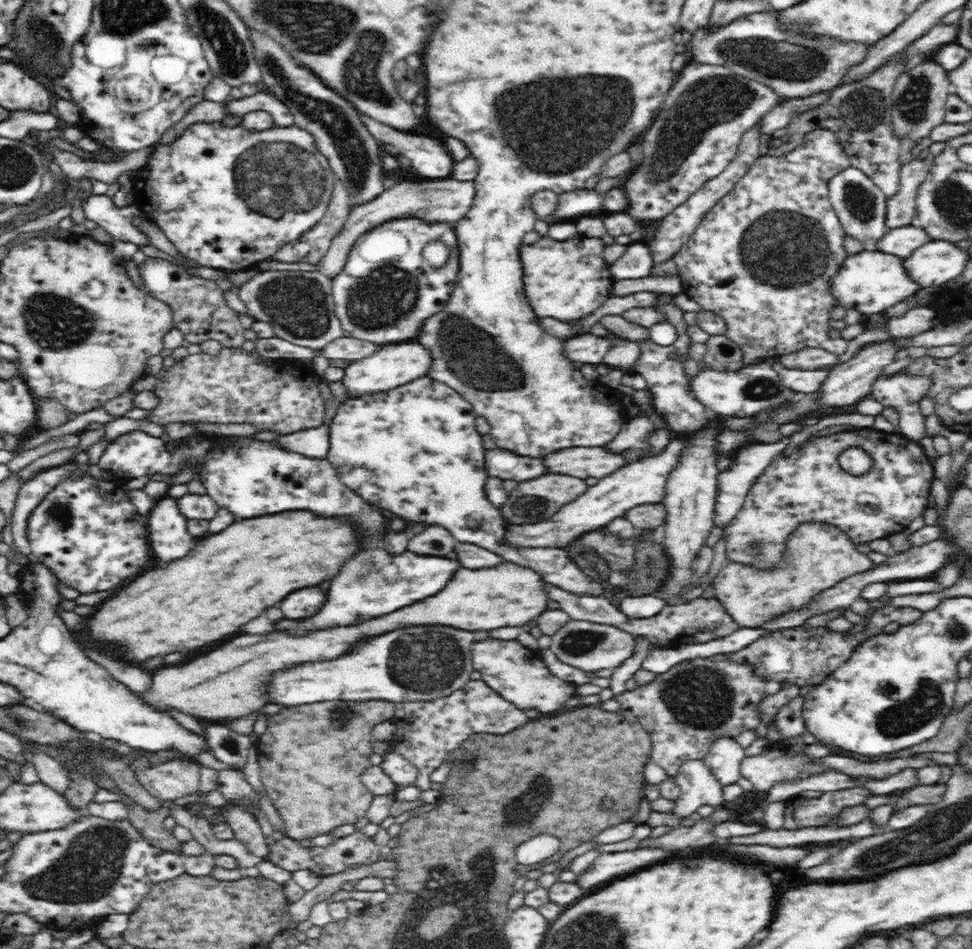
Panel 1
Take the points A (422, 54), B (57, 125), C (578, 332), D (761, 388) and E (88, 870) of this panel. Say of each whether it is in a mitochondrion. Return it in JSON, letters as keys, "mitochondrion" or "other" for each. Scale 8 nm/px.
{"A":"other","B":"other","C":"other","D":"mitochondrion","E":"mitochondrion"}

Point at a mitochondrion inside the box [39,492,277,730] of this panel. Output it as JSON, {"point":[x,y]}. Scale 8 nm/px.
{"point":[59,515]}

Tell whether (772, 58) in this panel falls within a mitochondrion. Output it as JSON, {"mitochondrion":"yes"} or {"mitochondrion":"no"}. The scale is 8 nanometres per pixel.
{"mitochondrion":"yes"}

